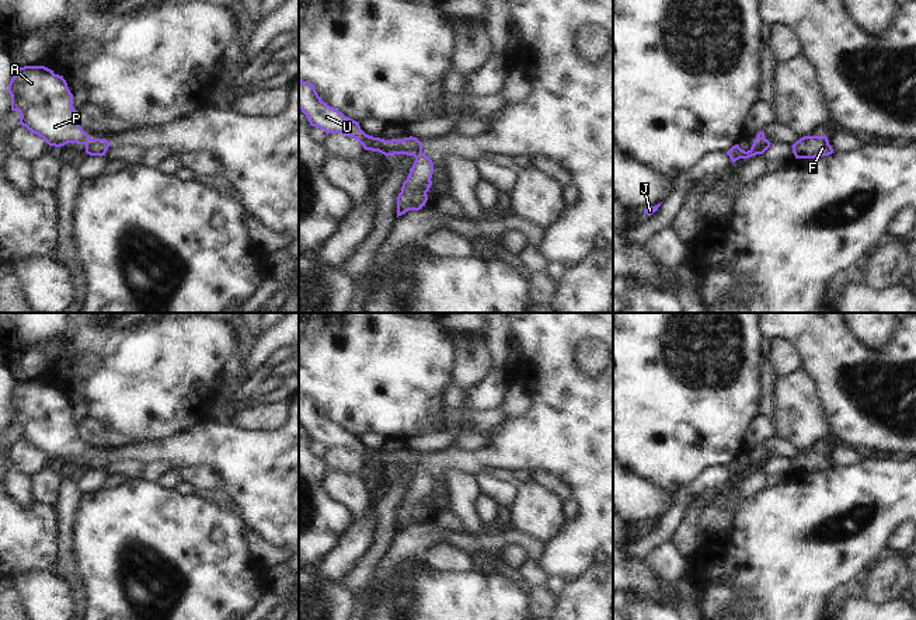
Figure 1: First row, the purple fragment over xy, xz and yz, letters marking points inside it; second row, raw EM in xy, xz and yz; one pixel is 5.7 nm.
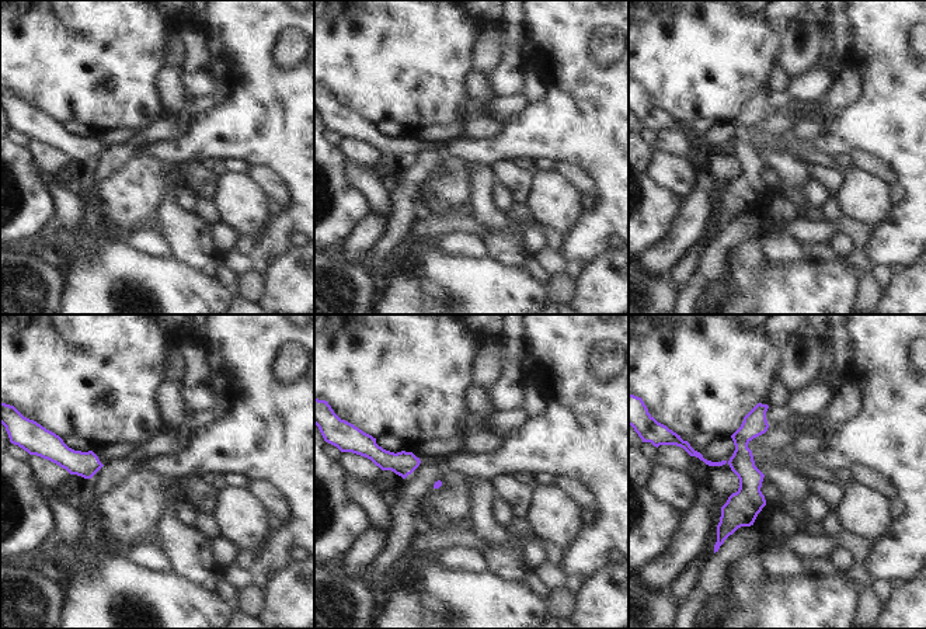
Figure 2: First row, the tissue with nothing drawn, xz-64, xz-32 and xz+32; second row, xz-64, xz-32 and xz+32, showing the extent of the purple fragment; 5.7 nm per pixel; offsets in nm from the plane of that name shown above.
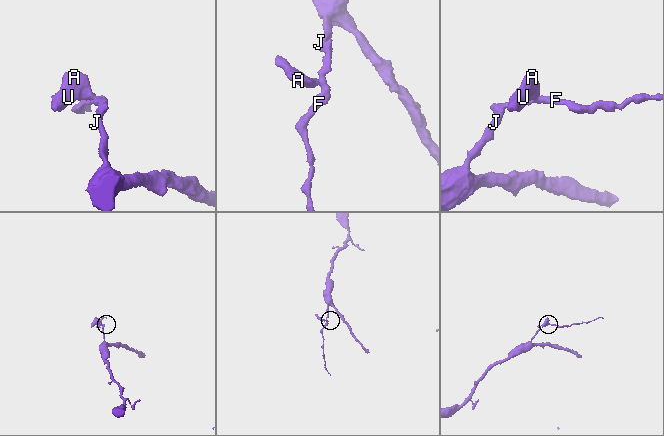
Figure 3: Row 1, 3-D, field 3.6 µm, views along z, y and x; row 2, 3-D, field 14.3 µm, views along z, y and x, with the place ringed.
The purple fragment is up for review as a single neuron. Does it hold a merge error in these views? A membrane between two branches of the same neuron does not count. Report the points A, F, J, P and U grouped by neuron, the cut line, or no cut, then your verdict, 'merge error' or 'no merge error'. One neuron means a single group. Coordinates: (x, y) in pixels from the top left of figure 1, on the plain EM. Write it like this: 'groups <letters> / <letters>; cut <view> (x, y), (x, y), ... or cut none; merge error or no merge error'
groups A F J P U; cut none; no merge error

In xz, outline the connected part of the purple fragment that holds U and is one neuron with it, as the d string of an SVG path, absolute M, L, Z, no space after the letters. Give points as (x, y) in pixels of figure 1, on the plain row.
M299 394L299 424L311 440L328 447L342 447L356 453L365 464L379 466L386 471L394 469L414 470L415 476L397 511L397 532L408 525L419 525L428 515L426 506L432 499L433 477L422 467L422 456L417 452L384 454L366 449L359 436L327 419L311 397Z

